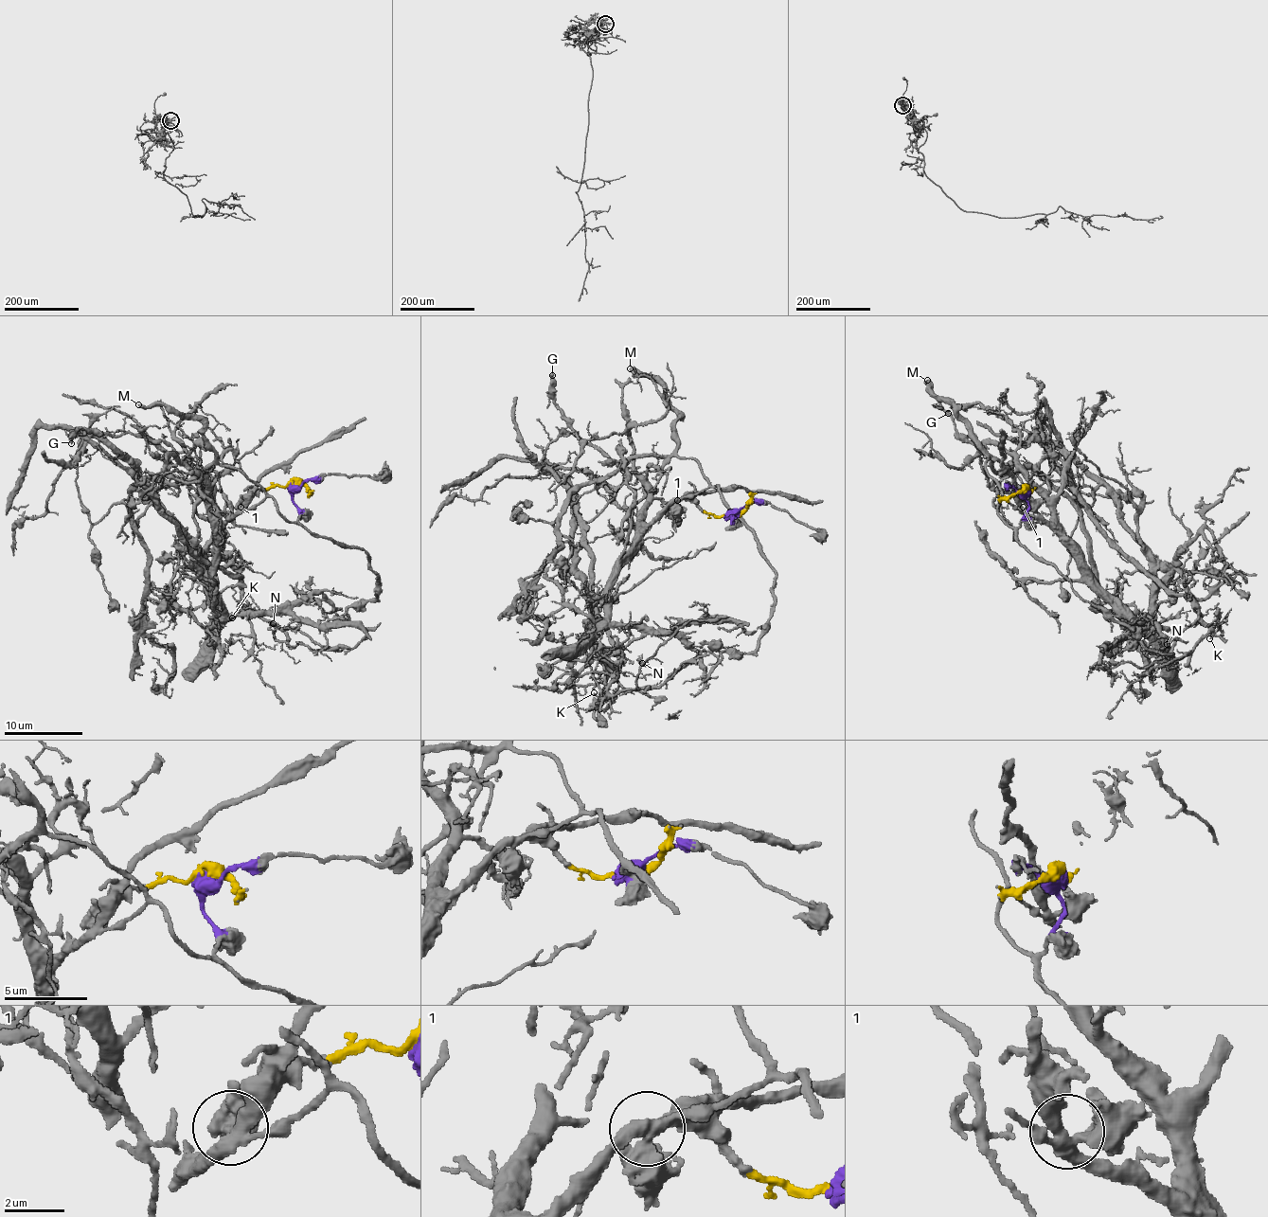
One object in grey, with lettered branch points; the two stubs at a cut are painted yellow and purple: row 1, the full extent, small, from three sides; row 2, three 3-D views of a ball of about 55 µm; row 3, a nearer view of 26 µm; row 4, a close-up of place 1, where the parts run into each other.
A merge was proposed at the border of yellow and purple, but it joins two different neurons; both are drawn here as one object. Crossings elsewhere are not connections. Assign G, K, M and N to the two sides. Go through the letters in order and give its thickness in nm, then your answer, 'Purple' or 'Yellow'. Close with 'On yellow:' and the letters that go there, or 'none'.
G: Thickness 170 nm. Yellow
K: Thickness 100 nm. Purple
M: Thickness 380 nm. Purple
N: Thickness 120 nm. Purple
On yellow: G

